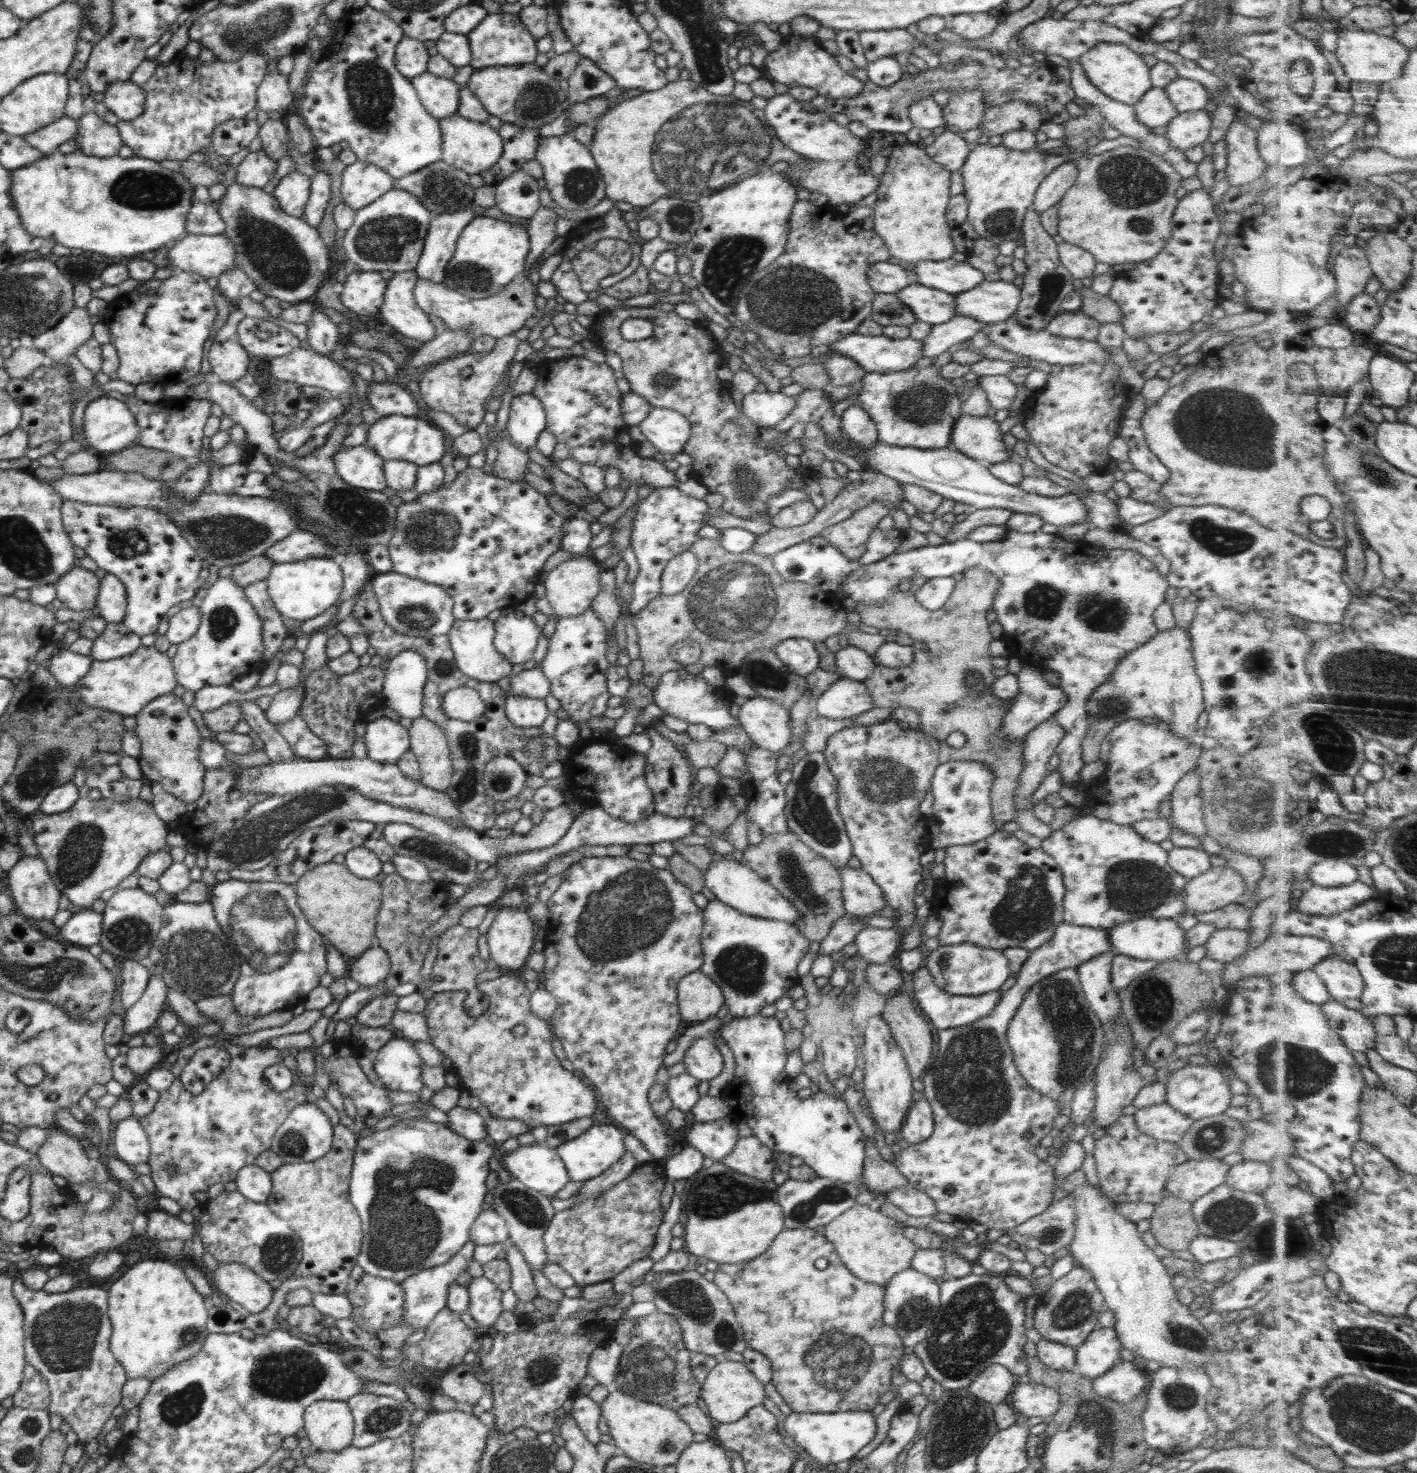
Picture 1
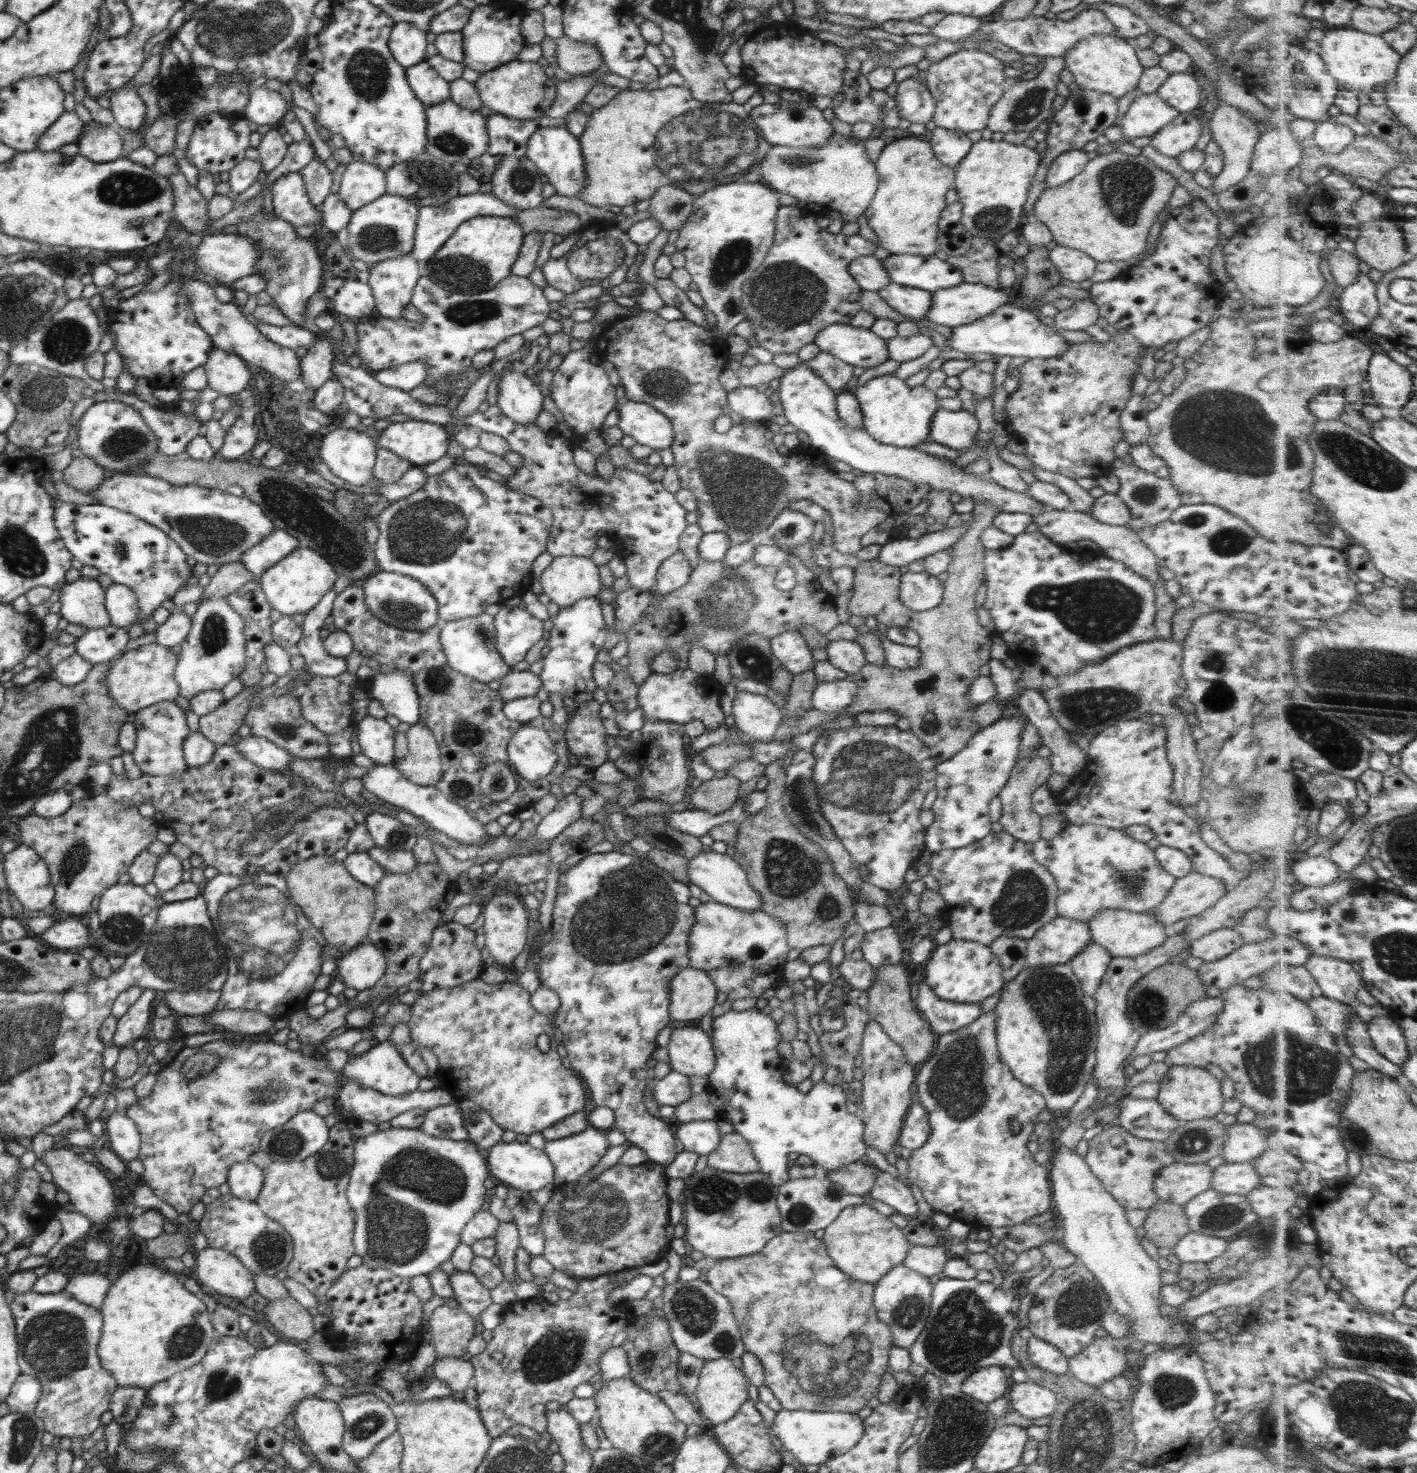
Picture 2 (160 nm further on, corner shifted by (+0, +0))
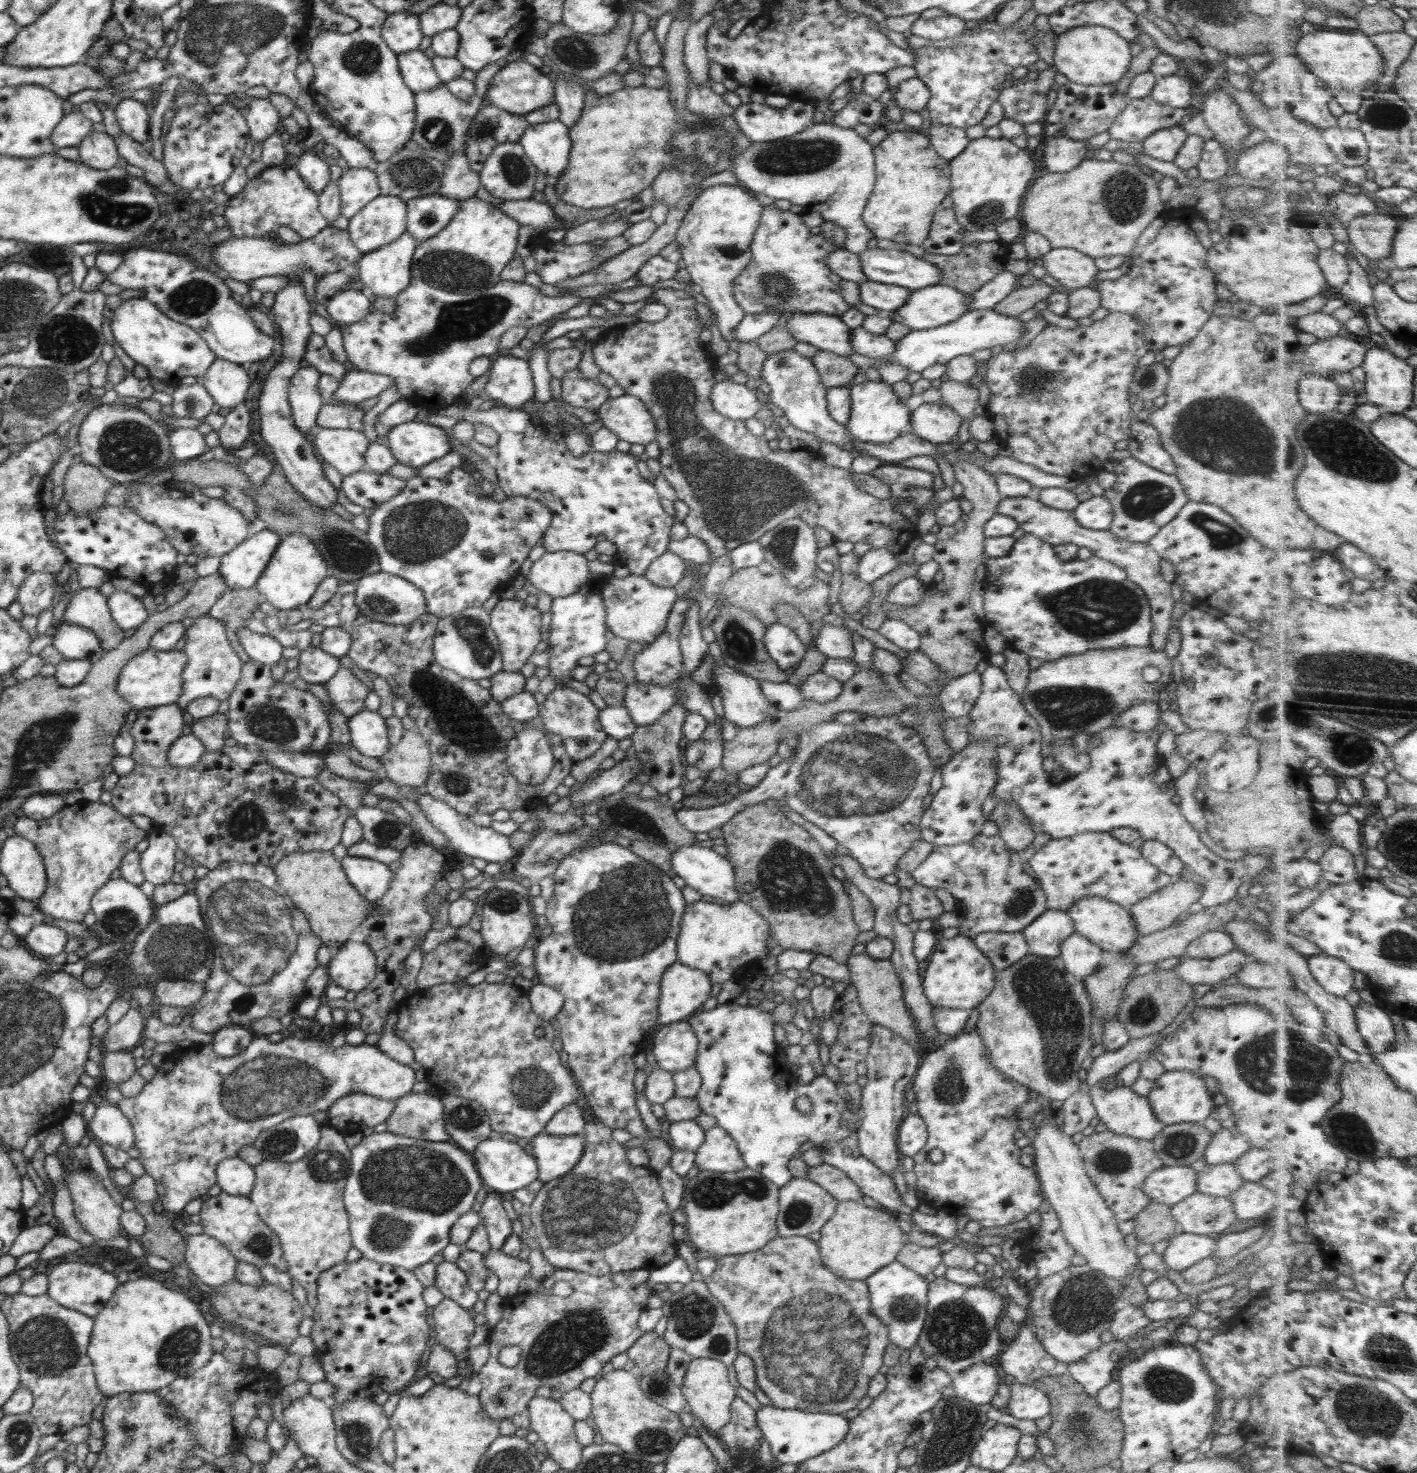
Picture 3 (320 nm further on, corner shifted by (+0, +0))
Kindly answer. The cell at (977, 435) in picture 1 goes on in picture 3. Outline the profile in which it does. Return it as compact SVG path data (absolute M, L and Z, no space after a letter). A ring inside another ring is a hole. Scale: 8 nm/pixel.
M920 404L910 413L912 433L935 444L956 442L961 416L941 404Z

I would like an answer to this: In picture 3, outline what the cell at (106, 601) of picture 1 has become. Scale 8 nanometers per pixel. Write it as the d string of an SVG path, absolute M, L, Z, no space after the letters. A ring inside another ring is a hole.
M115 590L106 601L112 619L122 631L136 629L148 618L143 602L131 593Z

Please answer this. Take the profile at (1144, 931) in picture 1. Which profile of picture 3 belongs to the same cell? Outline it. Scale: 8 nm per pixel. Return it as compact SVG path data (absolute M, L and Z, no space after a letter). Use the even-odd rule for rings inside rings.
M1085 896L1077 900L1067 910L1067 915L1074 923L1076 933L1080 933L1080 936L1085 936L1090 942L1097 944L1102 950L1108 950L1108 952L1124 954L1125 950L1133 947L1136 939L1142 935L1137 931L1132 915L1128 912L1128 907L1110 902L1104 897Z

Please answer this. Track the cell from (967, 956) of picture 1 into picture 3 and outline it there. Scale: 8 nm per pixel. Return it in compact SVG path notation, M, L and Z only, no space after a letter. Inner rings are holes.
M956 935L936 943L929 956L922 986L926 998L934 1007L973 1009L984 1000L994 988L995 971L990 959L975 947L972 938Z

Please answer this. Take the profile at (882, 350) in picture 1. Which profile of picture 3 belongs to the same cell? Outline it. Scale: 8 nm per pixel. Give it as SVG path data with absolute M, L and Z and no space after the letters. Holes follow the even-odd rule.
M794 313L787 317L785 325L786 330L792 334L797 342L807 342L819 350L845 357L856 353L851 345L851 328L840 317L824 313Z

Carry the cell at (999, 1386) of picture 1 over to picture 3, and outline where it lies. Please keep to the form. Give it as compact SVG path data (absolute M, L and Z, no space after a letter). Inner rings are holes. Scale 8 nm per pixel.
M985 1363L974 1364L962 1372L951 1375L951 1388L955 1396L987 1406L992 1402L998 1385L1002 1382L1003 1379L994 1366Z

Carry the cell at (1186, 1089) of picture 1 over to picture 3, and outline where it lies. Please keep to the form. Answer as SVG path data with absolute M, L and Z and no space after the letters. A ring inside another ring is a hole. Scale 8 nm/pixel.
M1186 1070L1166 1071L1146 1097L1158 1121L1164 1125L1180 1123L1202 1123L1211 1117L1216 1109L1213 1096L1208 1093L1204 1078Z

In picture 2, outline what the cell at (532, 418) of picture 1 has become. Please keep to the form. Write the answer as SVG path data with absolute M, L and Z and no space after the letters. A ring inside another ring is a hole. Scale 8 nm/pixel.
M507 366L498 384L496 405L518 424L534 423L543 410L544 397L535 380Z

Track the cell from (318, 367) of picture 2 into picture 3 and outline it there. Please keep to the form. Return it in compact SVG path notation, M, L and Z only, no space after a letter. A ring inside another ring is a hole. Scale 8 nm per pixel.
M309 365L300 367L290 377L288 402L294 424L302 434L312 432L318 413L324 407L318 386L321 376L321 372Z

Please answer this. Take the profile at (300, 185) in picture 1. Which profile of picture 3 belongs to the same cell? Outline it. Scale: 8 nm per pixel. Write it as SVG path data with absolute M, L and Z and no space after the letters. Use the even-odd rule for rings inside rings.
M280 165L266 167L260 176L249 180L244 190L229 202L223 216L231 228L231 237L263 238L280 226L288 226L300 234L302 239L309 239L330 224L319 211L316 192L309 188L295 169Z

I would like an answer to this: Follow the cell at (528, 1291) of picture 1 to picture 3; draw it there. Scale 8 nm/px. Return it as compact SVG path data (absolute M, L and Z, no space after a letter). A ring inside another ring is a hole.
M489 1190L480 1208L481 1225L486 1230L491 1248L501 1250L505 1240L513 1234L512 1223L509 1220L502 1200L495 1192Z

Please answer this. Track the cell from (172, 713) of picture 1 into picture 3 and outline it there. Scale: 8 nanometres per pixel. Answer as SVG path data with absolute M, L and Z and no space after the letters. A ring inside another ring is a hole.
M176 703L138 710L136 721L130 727L135 744L131 757L136 765L167 764L170 744L183 735L183 713Z

